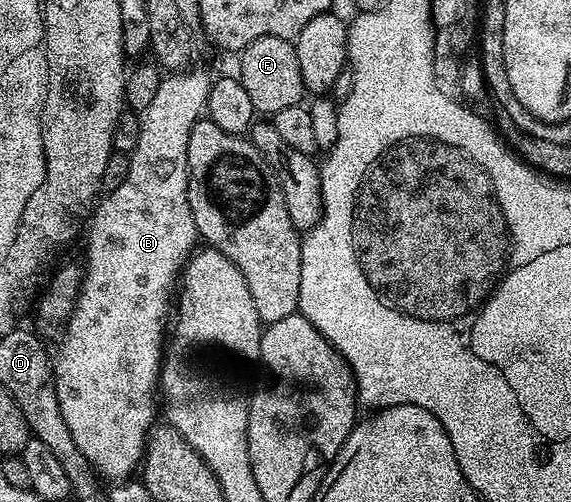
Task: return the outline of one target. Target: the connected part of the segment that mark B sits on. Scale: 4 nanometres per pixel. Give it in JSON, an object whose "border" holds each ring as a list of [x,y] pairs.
{"border":[[[195,68],[168,73],[162,79],[160,87],[157,88],[157,93],[154,95],[154,99],[150,101],[147,110],[142,112],[143,135],[140,136],[139,143],[136,144],[135,151],[131,154],[131,163],[125,166],[125,172],[131,176],[131,182],[127,182],[127,186],[131,186],[131,214],[127,214],[127,206],[123,206],[123,210],[115,210],[115,246],[91,246],[91,267],[85,270],[83,285],[79,288],[79,298],[75,302],[75,311],[71,313],[70,319],[62,331],[64,342],[60,344],[59,351],[53,354],[57,402],[60,405],[65,424],[68,425],[69,433],[73,436],[77,448],[81,450],[81,455],[87,458],[91,467],[94,467],[103,478],[105,476],[111,478],[110,480],[130,479],[134,475],[131,473],[134,470],[136,473],[140,469],[143,461],[143,451],[147,449],[147,440],[151,428],[157,422],[155,410],[157,414],[159,371],[163,365],[165,331],[168,329],[169,315],[173,310],[173,295],[180,285],[183,267],[187,265],[191,255],[197,249],[197,239],[199,238],[193,220],[193,212],[189,208],[189,192],[187,191],[189,132],[193,132],[196,122],[200,121],[201,115],[204,113],[212,83],[212,76],[210,77],[203,70],[195,70]]]}

